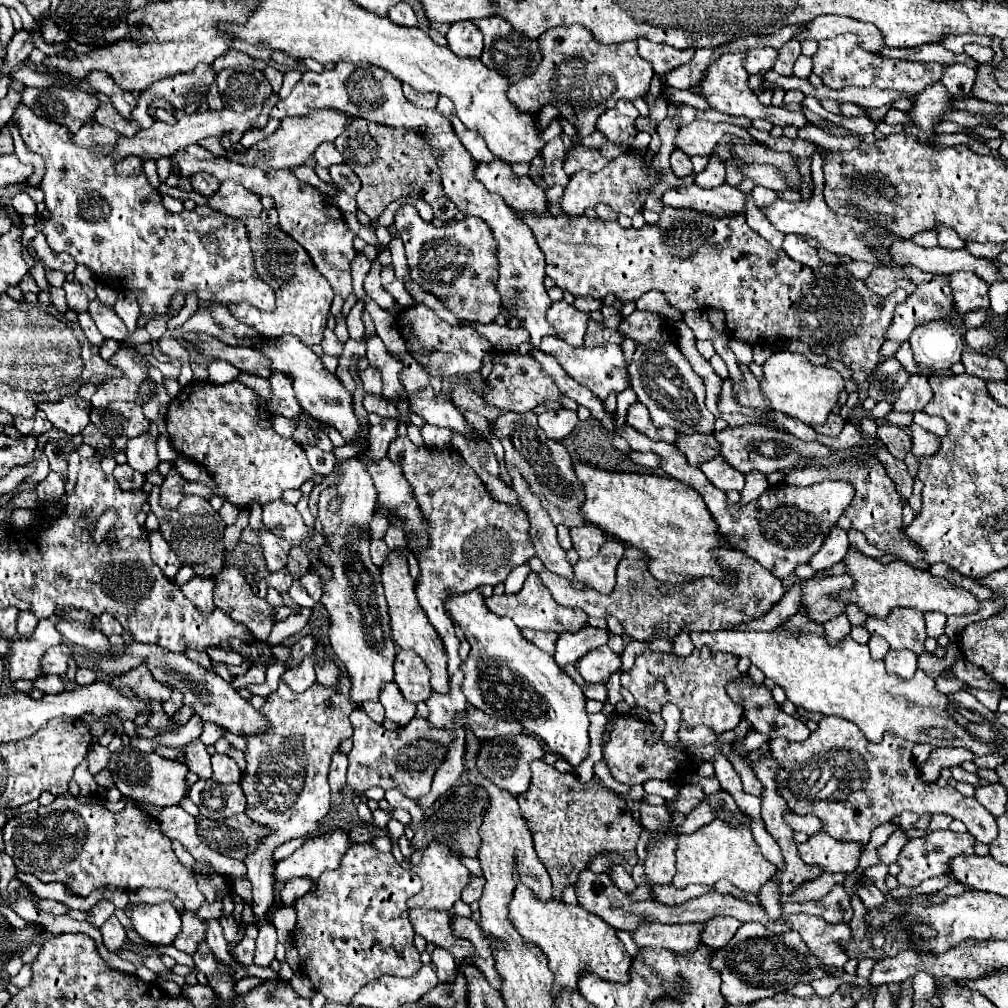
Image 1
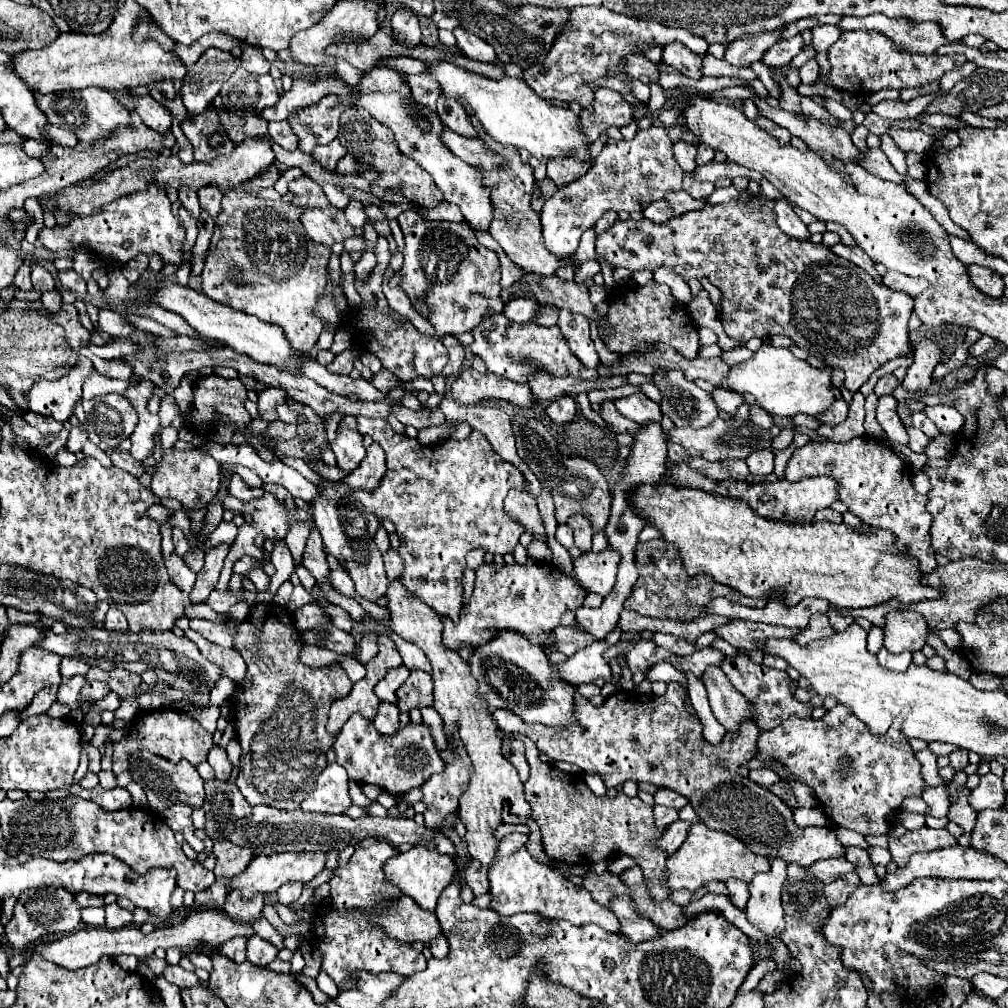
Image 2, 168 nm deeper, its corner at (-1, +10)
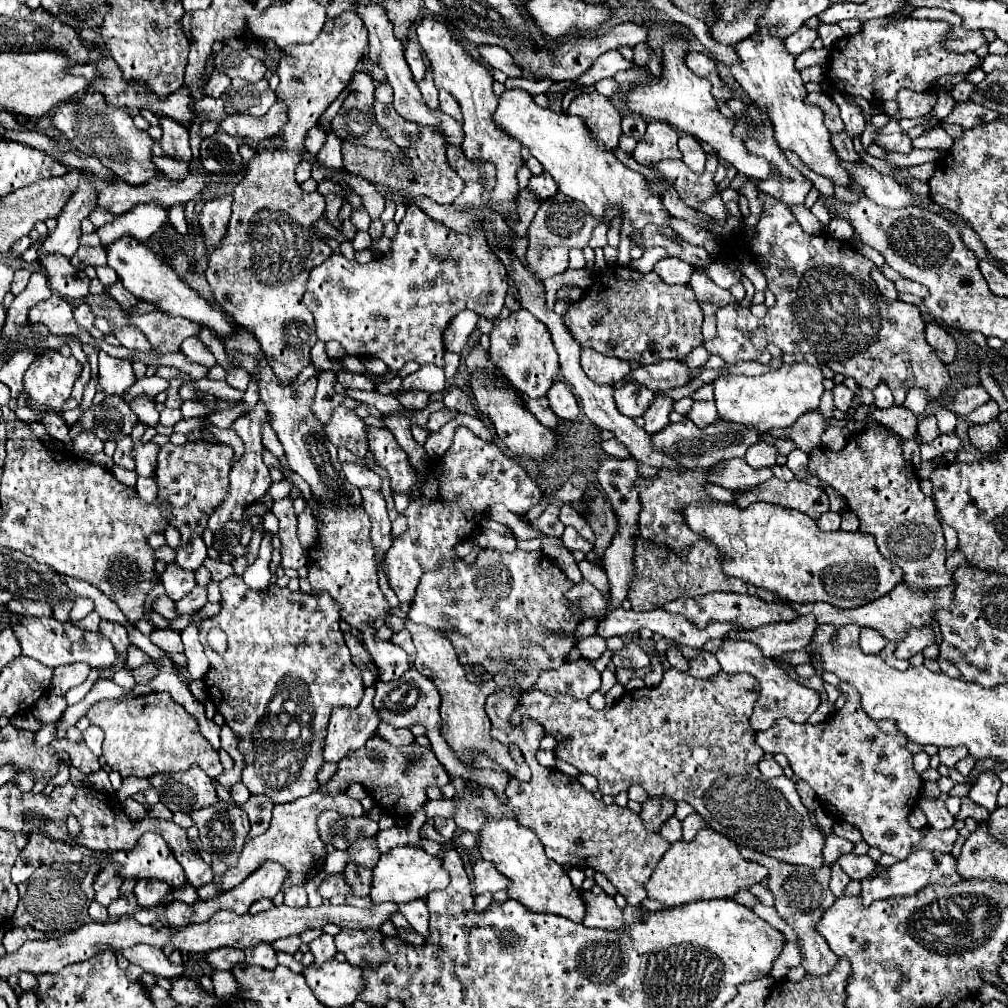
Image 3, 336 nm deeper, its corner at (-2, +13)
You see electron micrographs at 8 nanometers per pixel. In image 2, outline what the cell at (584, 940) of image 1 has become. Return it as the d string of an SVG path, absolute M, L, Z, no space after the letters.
M516 832L504 836L498 842L496 860L488 872L490 888L492 888L490 894L494 896L490 908L506 916L518 912L536 912L552 920L568 920L570 924L598 924L608 932L618 932L618 918L614 918L610 910L598 906L598 902L590 898L590 892L586 888L572 884L556 868L538 862L528 852L526 844L528 844L528 836Z

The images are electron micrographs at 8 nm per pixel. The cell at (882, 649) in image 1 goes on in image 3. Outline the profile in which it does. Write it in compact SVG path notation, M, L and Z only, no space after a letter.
M869 627L861 629L861 637L859 637L859 645L863 653L879 653L885 647L887 639L883 639L883 635L879 635L879 631L871 631Z

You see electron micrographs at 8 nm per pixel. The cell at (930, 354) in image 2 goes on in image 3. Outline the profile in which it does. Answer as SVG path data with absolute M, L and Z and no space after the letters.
M929 323L925 327L925 339L935 349L937 357L943 363L953 363L955 353L957 353L957 345L955 345L955 339L947 333L945 327L941 327L937 323Z

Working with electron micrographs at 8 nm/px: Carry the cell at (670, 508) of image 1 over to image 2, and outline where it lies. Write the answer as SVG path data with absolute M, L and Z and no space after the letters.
M658 484L658 486L638 486L638 490L634 492L634 508L646 516L646 520L660 528L662 536L666 542L672 542L678 546L680 550L680 558L682 558L682 566L686 568L686 572L690 576L698 576L698 574L710 574L716 582L724 584L724 586L730 586L734 590L738 590L740 594L744 596L750 596L750 598L772 598L776 592L780 592L782 600L786 602L786 606L794 606L798 604L802 598L810 596L810 598L822 598L822 600L828 600L832 606L838 606L838 608L870 608L870 606L878 606L882 602L888 602L890 598L898 598L900 602L922 602L926 598L938 598L938 590L930 590L926 586L920 586L918 578L922 576L922 572L918 570L918 562L914 562L914 558L906 556L906 554L900 554L896 548L894 548L894 534L890 534L890 530L878 530L878 528L870 528L870 526L858 526L858 528L850 528L846 524L826 524L826 522L808 522L808 524L788 524L788 522L782 522L782 520L770 520L770 518L764 518L760 514L756 514L746 502L738 500L738 498L724 498L724 496L714 496L714 494L708 494L708 492L702 492L702 490L696 490L696 488L676 488L676 486L670 486L670 484Z

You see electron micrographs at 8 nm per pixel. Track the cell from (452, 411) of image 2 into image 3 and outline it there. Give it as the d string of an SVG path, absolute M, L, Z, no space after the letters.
M457 387L447 389L447 393L443 395L443 403L445 403L447 409L457 409L457 411L463 411L463 413L469 413L469 415L475 415L475 417L479 415L475 411L473 403L469 401L469 397L463 391L459 391Z

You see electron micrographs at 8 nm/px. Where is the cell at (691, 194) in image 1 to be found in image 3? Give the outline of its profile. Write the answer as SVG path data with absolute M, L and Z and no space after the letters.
M831 219L829 225L827 225L827 233L833 237L833 239L839 239L839 241L849 241L853 237L853 227L845 221L845 219Z

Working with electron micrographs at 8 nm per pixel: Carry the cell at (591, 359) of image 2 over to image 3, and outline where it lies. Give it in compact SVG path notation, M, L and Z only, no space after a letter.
M591 347L581 349L581 367L589 379L593 379L595 383L607 383L607 385L613 385L615 381L627 377L631 369L629 363L623 363L621 359L615 359L615 357L599 355L591 351Z

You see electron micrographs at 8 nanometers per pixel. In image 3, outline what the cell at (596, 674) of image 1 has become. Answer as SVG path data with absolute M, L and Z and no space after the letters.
M587 659L567 661L559 669L543 671L539 675L533 689L545 691L545 693L567 693L577 699L587 699L593 691L597 691L601 685L601 675Z

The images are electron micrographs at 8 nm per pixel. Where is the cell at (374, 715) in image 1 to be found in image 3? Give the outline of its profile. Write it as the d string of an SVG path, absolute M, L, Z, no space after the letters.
M383 721L377 727L377 735L387 739L391 745L397 745L397 747L411 745L415 741L415 737L413 737L413 733L409 729L395 729L395 727L391 727L389 723L383 723Z

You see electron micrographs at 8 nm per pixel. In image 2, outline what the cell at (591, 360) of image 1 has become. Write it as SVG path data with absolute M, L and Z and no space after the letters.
M494 314L492 318L484 318L482 326L476 326L472 334L474 334L474 344L470 344L470 350L486 362L486 368L518 384L526 384L532 370L548 372L554 376L570 376L570 374L580 378L598 376L596 370L582 366L582 362L578 362L578 358L570 354L570 348L566 346L566 338L562 336L558 326L546 328L534 322L516 324L508 320L504 314Z

